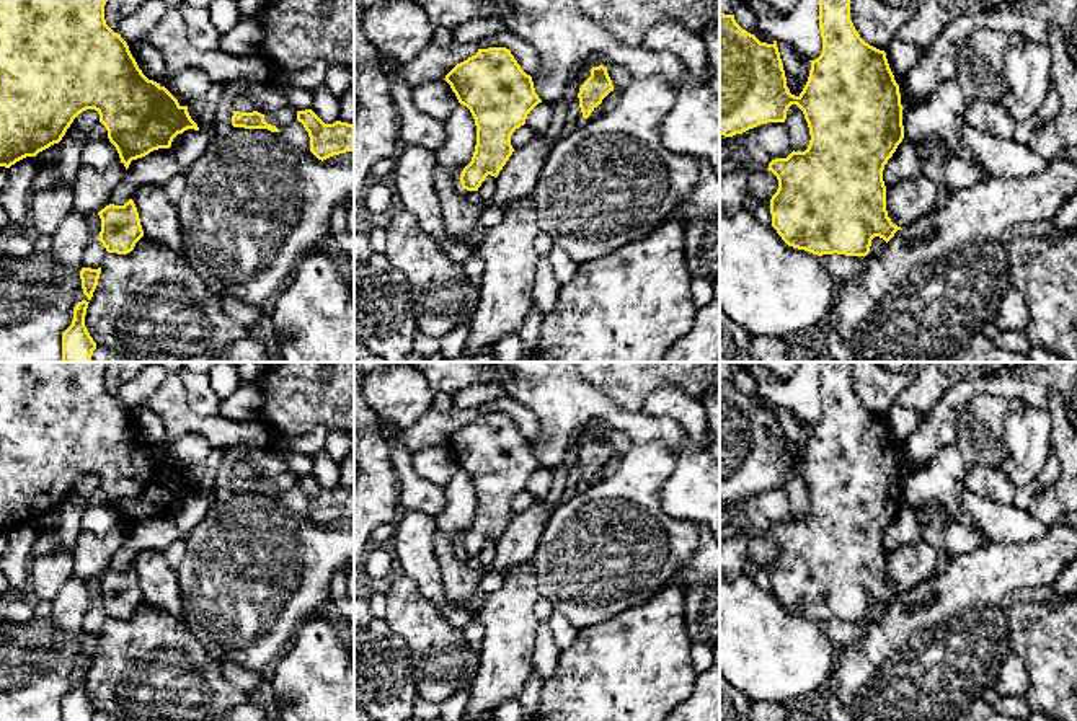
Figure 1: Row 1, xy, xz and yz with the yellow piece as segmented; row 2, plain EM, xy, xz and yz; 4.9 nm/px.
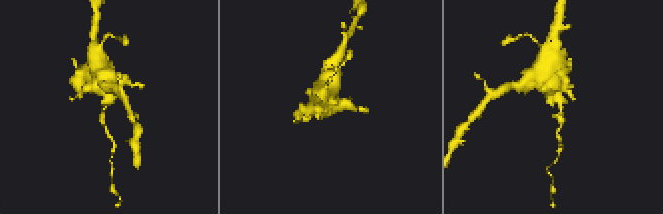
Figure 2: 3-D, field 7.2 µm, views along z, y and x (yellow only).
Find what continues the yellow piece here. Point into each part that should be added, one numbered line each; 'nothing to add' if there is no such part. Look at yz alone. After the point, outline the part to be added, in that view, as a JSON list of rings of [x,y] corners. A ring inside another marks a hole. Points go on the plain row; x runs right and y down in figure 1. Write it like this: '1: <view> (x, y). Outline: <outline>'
nothing to add

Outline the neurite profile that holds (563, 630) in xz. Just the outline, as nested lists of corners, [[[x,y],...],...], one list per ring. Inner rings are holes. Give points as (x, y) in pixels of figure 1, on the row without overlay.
[[[555,613],[548,621],[555,643],[566,649],[578,636],[578,628],[563,615]]]

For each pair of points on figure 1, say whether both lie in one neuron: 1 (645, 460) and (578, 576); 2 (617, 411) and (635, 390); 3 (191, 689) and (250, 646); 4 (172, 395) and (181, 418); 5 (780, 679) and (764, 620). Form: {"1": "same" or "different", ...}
{"1": "same", "2": "different", "3": "different", "4": "same", "5": "same"}

